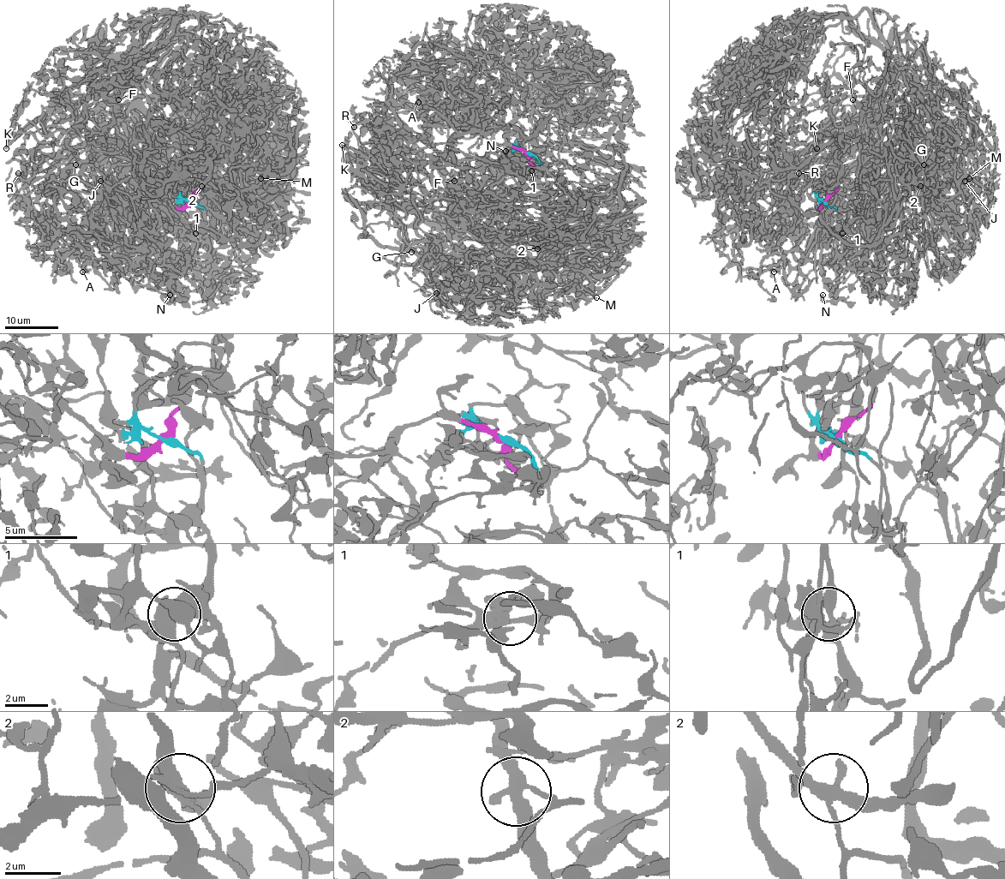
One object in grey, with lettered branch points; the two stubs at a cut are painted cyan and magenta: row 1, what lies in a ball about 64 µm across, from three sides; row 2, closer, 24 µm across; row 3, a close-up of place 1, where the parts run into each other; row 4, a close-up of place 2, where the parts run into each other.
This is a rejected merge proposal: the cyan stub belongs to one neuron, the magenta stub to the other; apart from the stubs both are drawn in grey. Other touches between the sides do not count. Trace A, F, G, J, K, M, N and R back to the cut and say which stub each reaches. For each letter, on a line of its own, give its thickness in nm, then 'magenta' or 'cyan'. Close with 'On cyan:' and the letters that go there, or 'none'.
A: calibre 180 nm; magenta
F: calibre 160 nm; magenta
G: calibre 140 nm; magenta
J: calibre 140 nm; cyan
K: calibre 300 nm; magenta
M: calibre 190 nm; magenta
N: calibre 140 nm; magenta
R: calibre 200 nm; magenta
On cyan: J

